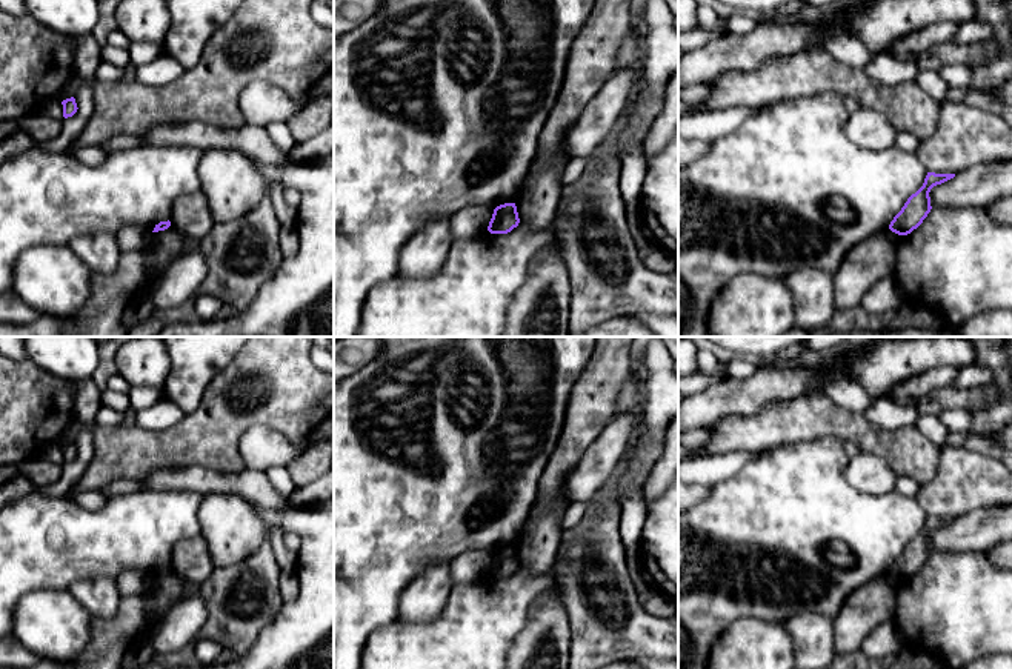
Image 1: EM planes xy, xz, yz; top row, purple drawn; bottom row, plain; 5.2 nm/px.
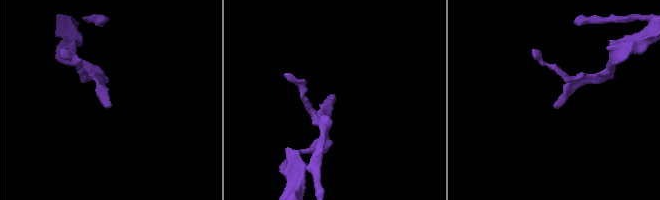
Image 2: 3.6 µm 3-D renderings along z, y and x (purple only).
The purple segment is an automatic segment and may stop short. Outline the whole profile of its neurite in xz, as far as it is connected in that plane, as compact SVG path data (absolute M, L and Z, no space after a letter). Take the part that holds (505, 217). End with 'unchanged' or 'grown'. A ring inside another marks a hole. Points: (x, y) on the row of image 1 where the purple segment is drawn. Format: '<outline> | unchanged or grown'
M504 203L494 209L488 231L491 234L508 234L520 223L515 203Z | unchanged

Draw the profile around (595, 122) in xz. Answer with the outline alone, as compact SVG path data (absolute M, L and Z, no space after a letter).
M631 68L617 69L584 106L566 135L569 160L591 157L611 134L628 103L634 78L635 74Z

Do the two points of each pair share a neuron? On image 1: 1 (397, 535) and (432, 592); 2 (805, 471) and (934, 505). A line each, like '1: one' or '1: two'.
1: two
2: two

